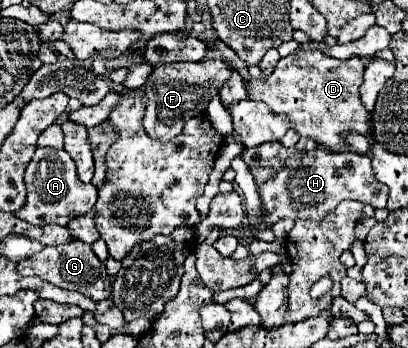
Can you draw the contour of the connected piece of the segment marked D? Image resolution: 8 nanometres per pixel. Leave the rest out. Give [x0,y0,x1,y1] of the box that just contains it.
[247,48,369,152]

